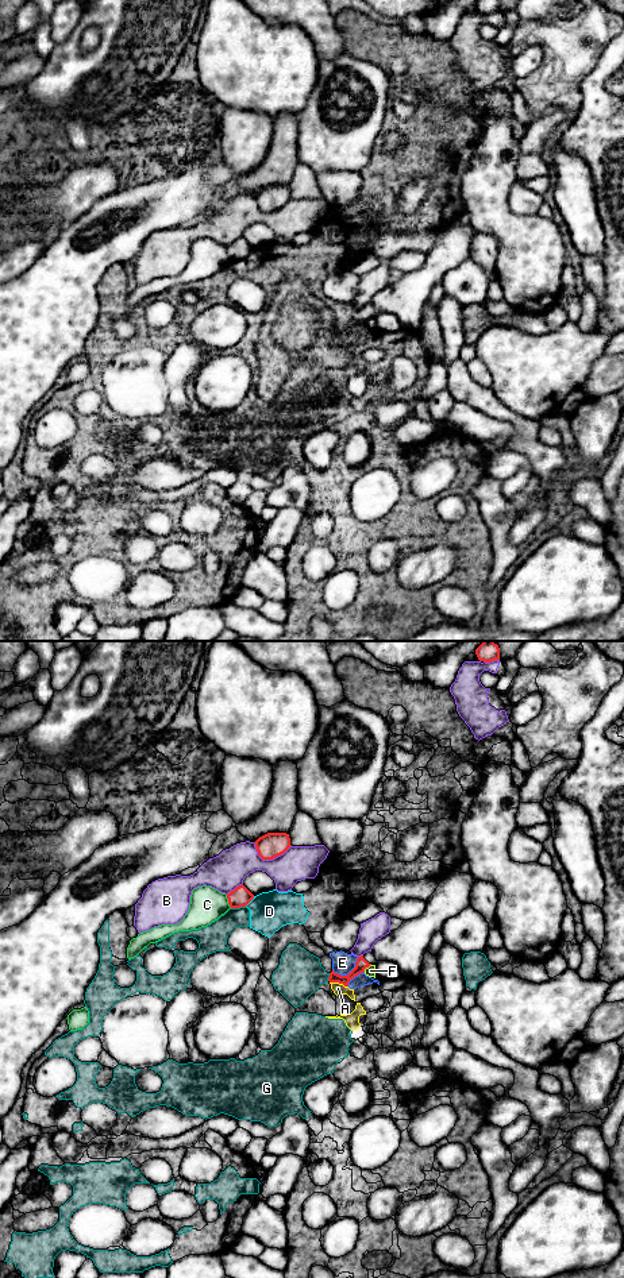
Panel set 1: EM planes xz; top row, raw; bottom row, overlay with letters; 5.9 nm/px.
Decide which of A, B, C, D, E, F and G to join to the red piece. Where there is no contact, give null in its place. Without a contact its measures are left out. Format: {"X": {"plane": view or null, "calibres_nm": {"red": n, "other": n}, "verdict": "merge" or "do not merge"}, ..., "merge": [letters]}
{"A": {"plane": "xz", "calibres_nm": {"red": 70, "other": 70}, "verdict": "do not merge"}, "B": {"plane": "xz", "calibres_nm": {"red": 150, "other": 220}, "verdict": "do not merge"}, "C": {"plane": "xz", "calibres_nm": {"red": 120, "other": 200}, "verdict": "do not merge"}, "D": {"plane": "xz", "calibres_nm": {"red": 120, "other": 240}, "verdict": "do not merge"}, "E": {"plane": "xz", "calibres_nm": {"red": 70, "other": 130}, "verdict": "do not merge"}, "F": {"plane": "xz", "calibres_nm": {"red": 70, "other": 60}, "verdict": "do not merge"}, "G": {"plane": "xz", "calibres_nm": {"red": 120, "other": 160}, "verdict": "do not merge"}, "merge": []}

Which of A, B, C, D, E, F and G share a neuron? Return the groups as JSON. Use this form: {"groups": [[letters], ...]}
{"groups": [["A", "D", "E", "G"], ["B"], ["C"], ["F"]]}

